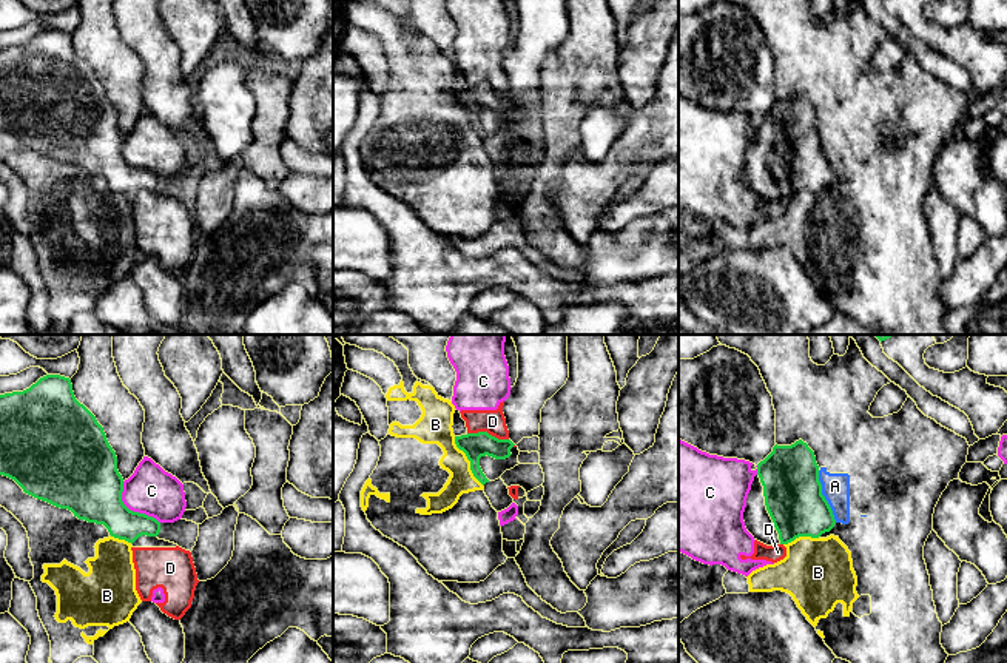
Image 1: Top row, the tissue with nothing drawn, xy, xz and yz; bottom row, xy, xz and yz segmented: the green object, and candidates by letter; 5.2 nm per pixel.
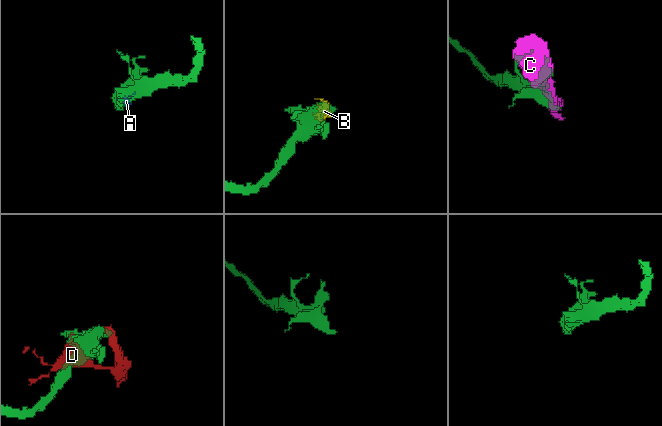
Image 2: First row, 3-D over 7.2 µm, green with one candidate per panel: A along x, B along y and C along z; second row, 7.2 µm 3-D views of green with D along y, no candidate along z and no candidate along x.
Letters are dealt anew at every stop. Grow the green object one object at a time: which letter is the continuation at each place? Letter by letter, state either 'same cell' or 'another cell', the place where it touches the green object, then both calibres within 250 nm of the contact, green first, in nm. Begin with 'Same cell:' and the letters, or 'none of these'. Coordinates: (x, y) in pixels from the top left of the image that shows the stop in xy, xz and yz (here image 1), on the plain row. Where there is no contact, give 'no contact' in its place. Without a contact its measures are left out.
Same cell: none of these
A: another cell; contact yz (824, 151); calibres 300 and 140 nm
B: another cell; contact xz (469, 114); calibres 130 and 180 nm
C: another cell; contact xy (131, 165); calibres 320 and 260 nm
D: another cell; contact xz (486, 87); calibres 130 and 130 nm

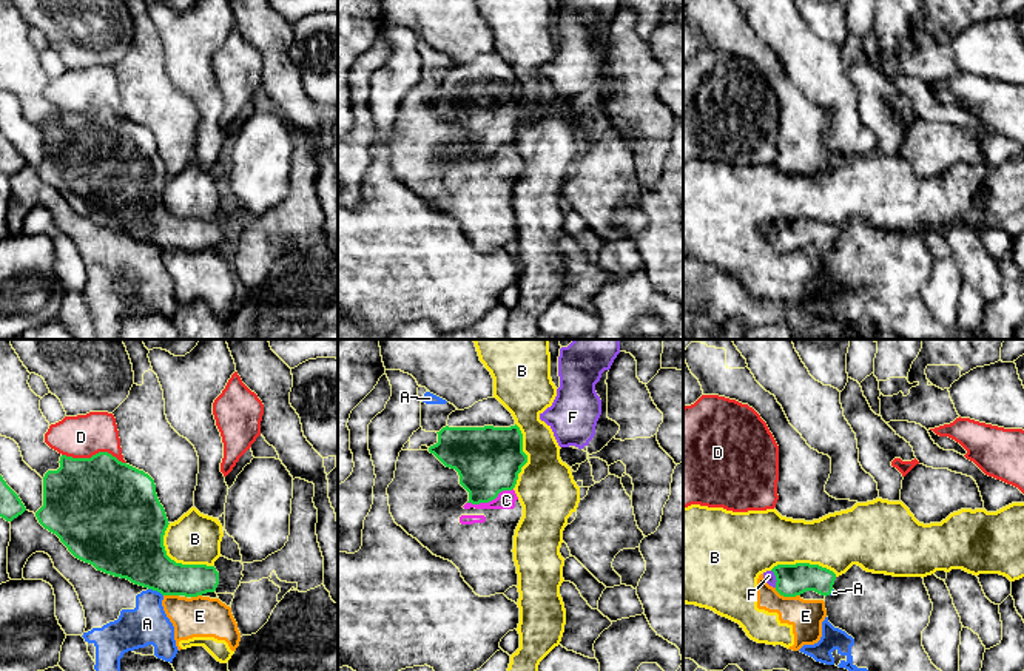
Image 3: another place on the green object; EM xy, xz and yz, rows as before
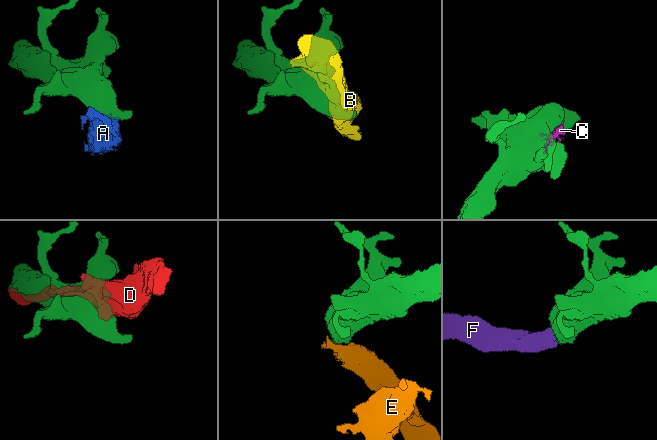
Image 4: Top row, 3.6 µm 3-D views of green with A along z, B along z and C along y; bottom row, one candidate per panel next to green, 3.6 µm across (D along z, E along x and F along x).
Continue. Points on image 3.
Same cell: F
A: another cell; contact xy (156, 244); calibres 320 and 220 nm
B: another cell; contact xy (175, 216); calibres 360 and 280 nm
C: another cell; contact xz (489, 155); calibres 340 and 100 nm
D: another cell; contact xy (94, 110); calibres 480 and 220 nm
E: another cell; contact yz (787, 250); calibres 160 and 170 nm
F: same cell; contact yz (776, 233); calibres 160 and 60 nm

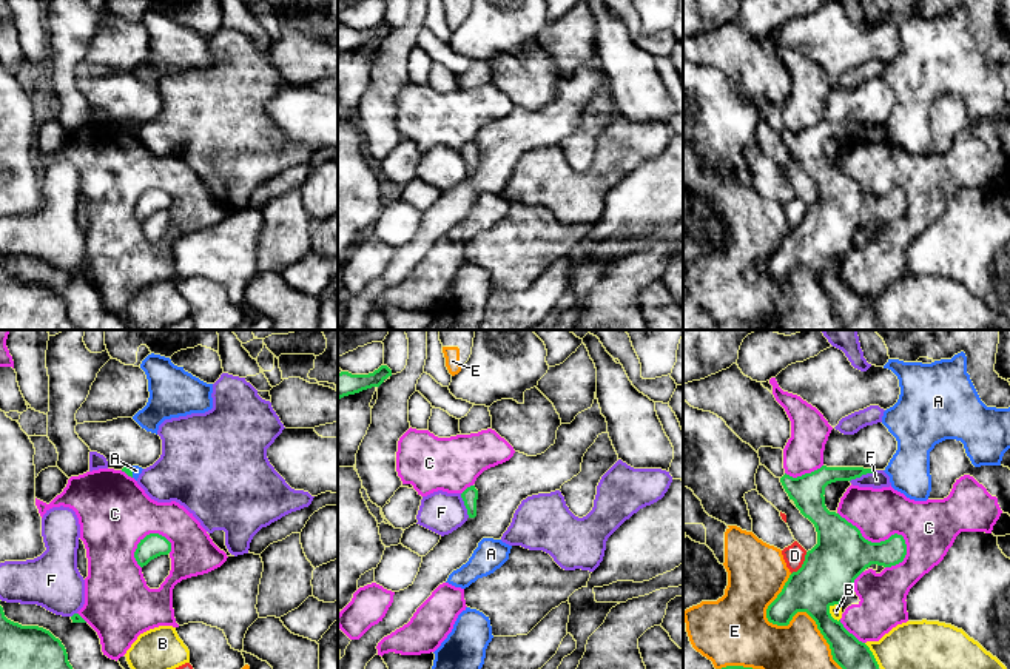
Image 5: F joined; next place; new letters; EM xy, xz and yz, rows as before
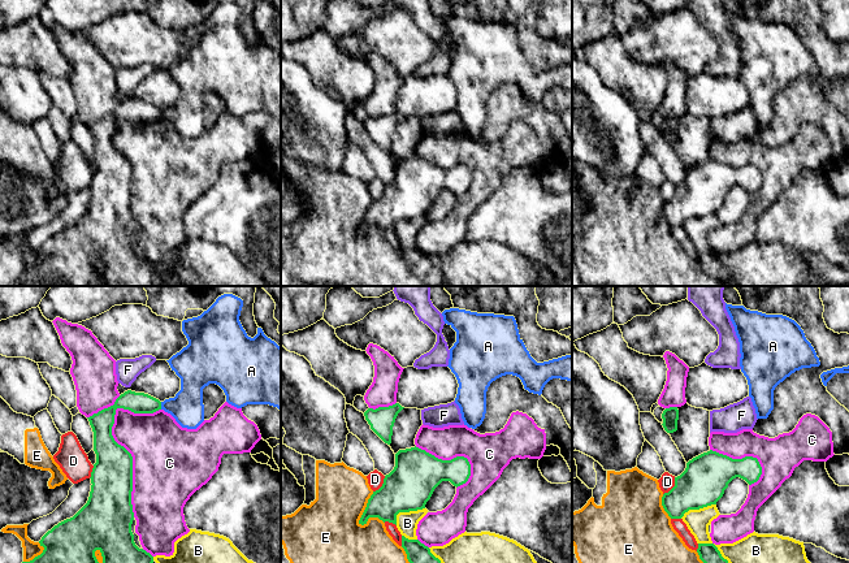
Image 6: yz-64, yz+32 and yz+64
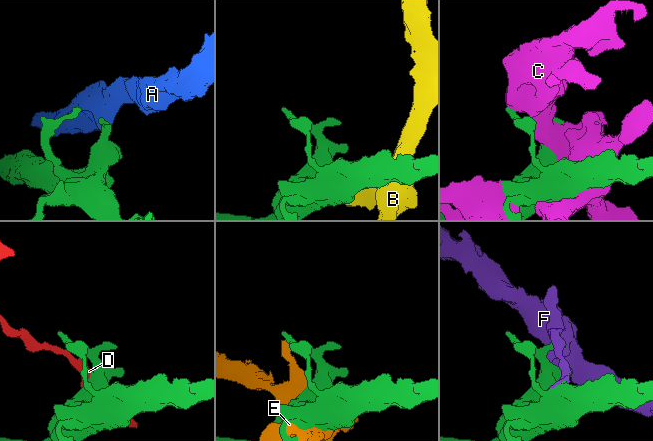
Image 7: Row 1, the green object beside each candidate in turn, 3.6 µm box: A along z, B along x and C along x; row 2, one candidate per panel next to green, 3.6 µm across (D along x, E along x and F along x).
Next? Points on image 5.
Same cell: none of these
A: another cell; contact xy (131, 127); calibres 40 and 50 nm
B: another cell; contact yz (828, 264); calibres 280 and 60 nm
C: another cell; contact yz (881, 196); calibres 280 and 260 nm
D: another cell; contact yz (802, 219); calibres 280 and 110 nm
E: another cell; contact yz (794, 268); calibres 280 and 360 nm
F: another cell; contact yz (862, 128); calibres 120 and 90 nm

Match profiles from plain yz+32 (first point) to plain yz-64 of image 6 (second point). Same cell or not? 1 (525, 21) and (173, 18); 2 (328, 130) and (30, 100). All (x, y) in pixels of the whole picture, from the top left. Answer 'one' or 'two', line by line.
1: one
2: one

